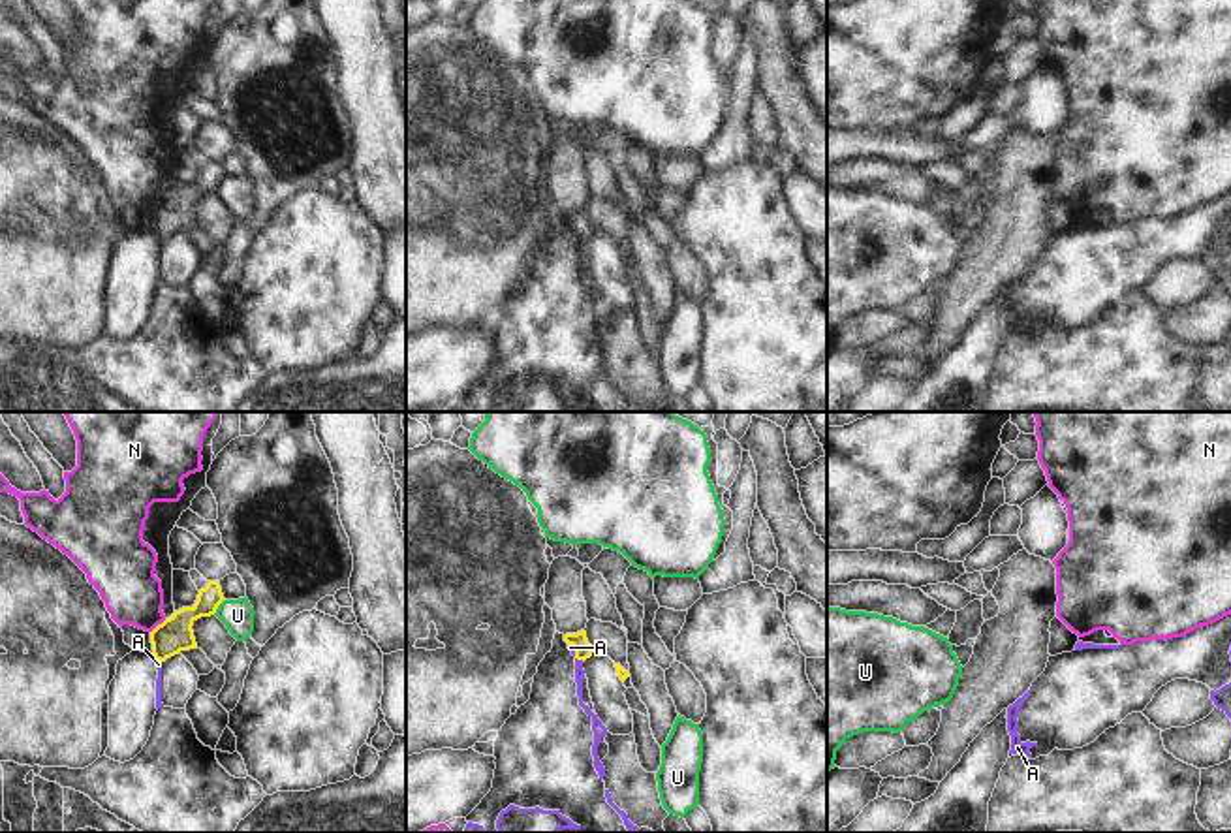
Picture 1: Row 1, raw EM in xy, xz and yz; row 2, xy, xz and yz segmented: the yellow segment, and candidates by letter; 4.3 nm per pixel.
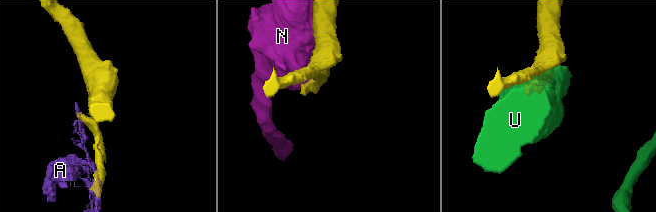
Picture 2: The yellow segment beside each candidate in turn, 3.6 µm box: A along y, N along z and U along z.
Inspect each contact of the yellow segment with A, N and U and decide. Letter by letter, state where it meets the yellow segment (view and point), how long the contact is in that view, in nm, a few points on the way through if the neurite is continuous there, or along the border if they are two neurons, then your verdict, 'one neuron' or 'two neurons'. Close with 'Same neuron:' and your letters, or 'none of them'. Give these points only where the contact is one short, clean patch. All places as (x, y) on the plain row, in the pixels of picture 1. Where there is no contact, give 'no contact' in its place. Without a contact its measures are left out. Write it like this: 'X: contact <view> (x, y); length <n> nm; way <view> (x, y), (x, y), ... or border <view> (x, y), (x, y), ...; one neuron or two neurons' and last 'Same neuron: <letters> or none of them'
A: contact xz (576, 232); length 100 nm; border xz (568, 222), (574, 226), (576, 235), (583, 239); two neurons
N: contact xy (158, 204); length 90 nm; two neurons
U: contact xy (218, 183); length 90 nm; two neurons
Same neuron: none of them

